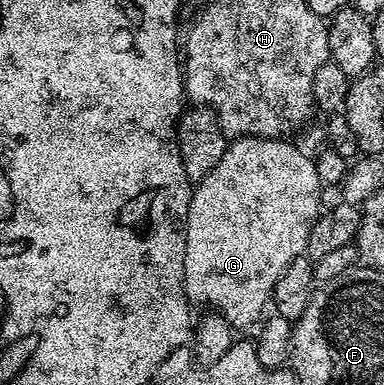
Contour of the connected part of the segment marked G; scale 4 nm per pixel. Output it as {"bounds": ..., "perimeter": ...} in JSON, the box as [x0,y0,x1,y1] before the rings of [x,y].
{"bounds":[182,137,324,327],"perimeter":[[[277,137],[231,140],[224,155],[220,155],[220,163],[193,186],[190,195],[182,280],[186,295],[195,306],[211,305],[210,309],[231,327],[250,325],[267,312],[265,309],[271,304],[276,283],[287,267],[306,253],[308,235],[324,209],[324,184],[317,174],[315,158],[301,153],[292,142]]]}

